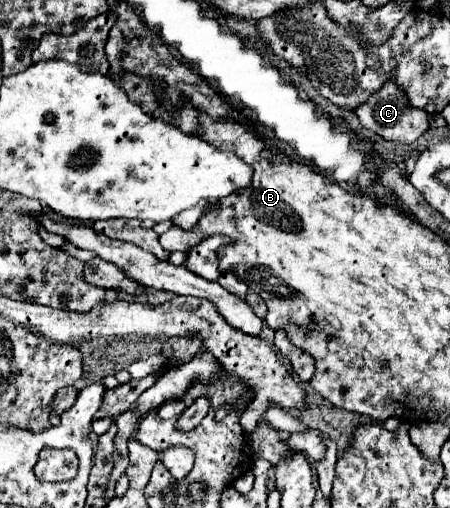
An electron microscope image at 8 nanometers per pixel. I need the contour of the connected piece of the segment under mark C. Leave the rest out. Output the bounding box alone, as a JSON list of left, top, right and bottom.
[356,79,430,143]

